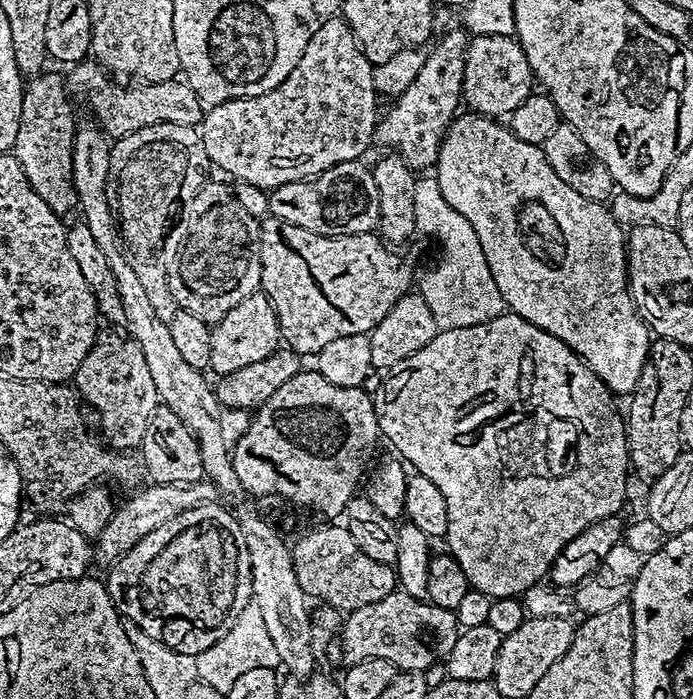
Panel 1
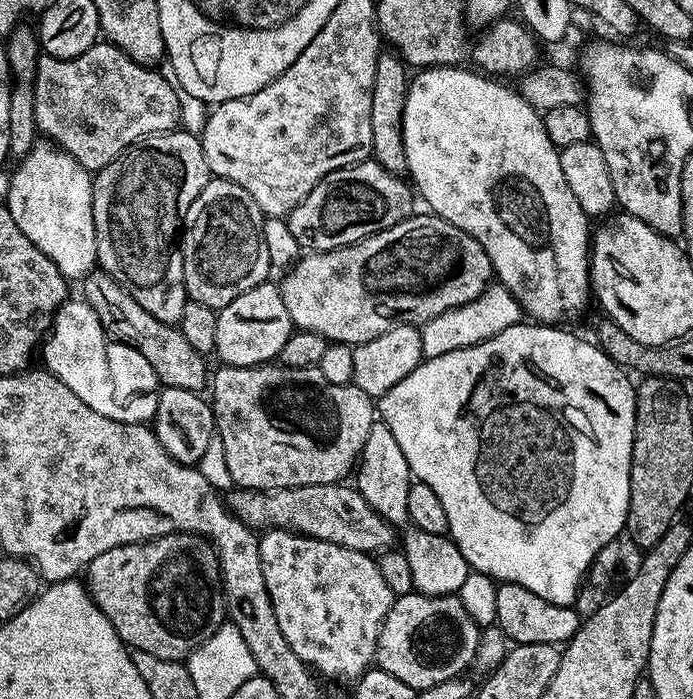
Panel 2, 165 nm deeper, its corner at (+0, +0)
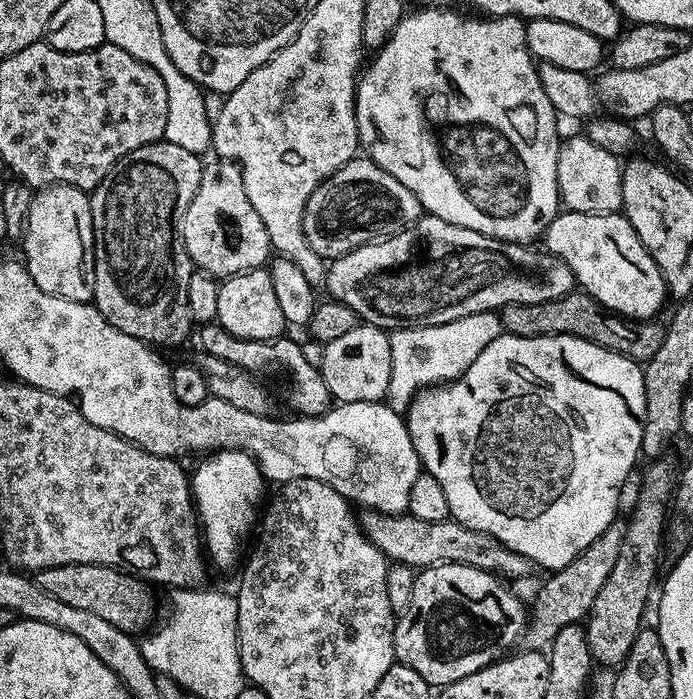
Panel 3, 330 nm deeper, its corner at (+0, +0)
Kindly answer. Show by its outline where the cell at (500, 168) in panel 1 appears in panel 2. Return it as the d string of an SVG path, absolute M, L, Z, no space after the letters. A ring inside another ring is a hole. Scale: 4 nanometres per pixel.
M433 66L417 71L415 75L411 77L408 85L408 92L404 95L404 113L402 114L402 122L400 126L402 128L402 142L404 143L404 154L406 156L406 166L408 167L407 175L412 176L411 183L414 185L415 191L429 204L431 211L435 215L441 216L446 222L450 222L454 226L458 226L458 230L463 232L469 232L470 235L482 246L482 250L486 250L486 254L490 258L492 263L492 271L495 279L502 285L506 290L510 290L512 295L517 302L519 302L521 309L525 313L528 312L533 321L543 322L549 326L559 325L561 322L568 322L564 320L572 320L575 316L580 316L584 312L584 307L587 306L588 300L590 304L590 228L588 232L588 224L590 224L590 217L582 210L582 206L578 206L578 198L574 198L574 194L570 194L570 186L566 186L566 178L562 174L562 162L560 161L560 148L550 142L550 138L546 134L544 129L544 121L541 113L537 109L532 107L530 102L526 102L526 98L520 96L519 91L515 87L507 88L504 84L499 84L499 79L493 78L488 74L481 74L479 71L471 70L467 72L464 66Z

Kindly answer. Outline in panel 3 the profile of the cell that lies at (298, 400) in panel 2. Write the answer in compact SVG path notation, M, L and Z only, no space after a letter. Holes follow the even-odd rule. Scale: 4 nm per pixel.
M213 322L211 324L201 324L199 325L198 332L200 331L200 349L201 353L213 356L214 358L223 358L225 362L234 362L234 366L242 366L242 370L246 370L247 372L252 373L253 376L257 378L269 378L268 376L273 376L276 379L276 388L275 391L278 393L280 391L280 396L285 400L286 403L289 404L292 408L297 408L297 413L306 415L306 416L318 416L321 412L325 411L329 407L330 397L328 395L328 391L326 390L326 382L322 378L322 374L320 373L319 368L315 368L314 366L310 366L309 362L306 362L305 355L299 343L294 342L292 340L288 340L289 338L281 338L278 340L247 340L246 338L238 338L234 334L230 334L230 330L226 330L219 322Z

